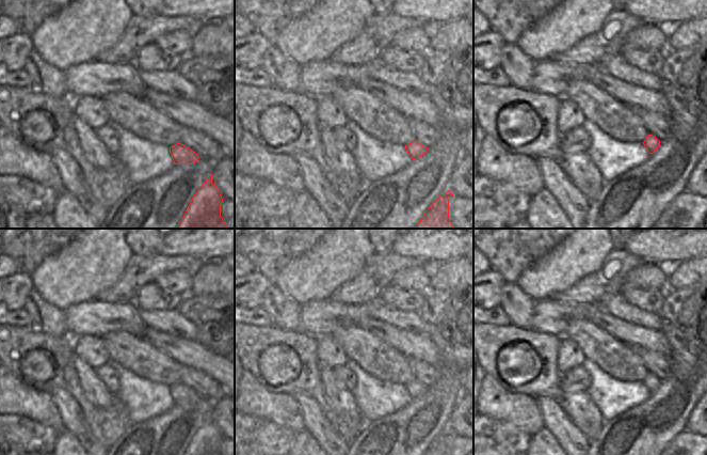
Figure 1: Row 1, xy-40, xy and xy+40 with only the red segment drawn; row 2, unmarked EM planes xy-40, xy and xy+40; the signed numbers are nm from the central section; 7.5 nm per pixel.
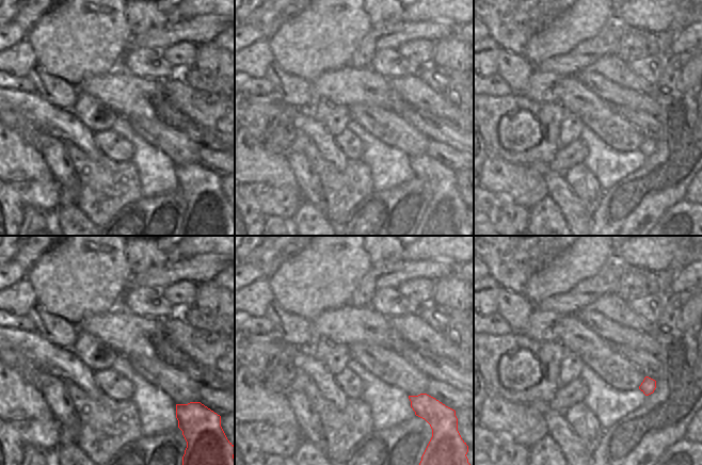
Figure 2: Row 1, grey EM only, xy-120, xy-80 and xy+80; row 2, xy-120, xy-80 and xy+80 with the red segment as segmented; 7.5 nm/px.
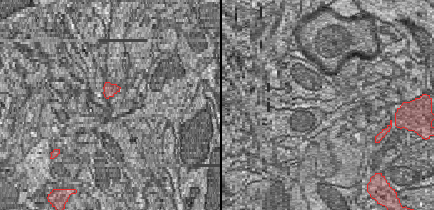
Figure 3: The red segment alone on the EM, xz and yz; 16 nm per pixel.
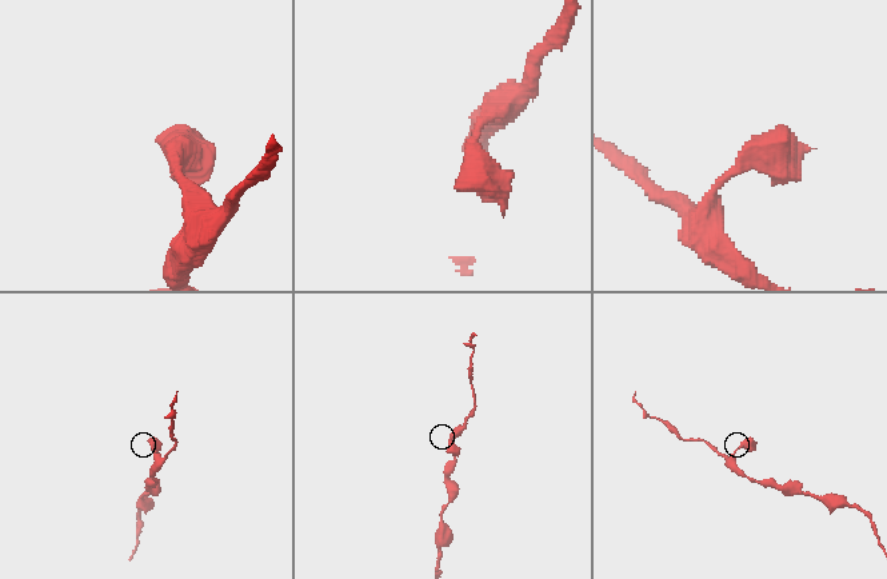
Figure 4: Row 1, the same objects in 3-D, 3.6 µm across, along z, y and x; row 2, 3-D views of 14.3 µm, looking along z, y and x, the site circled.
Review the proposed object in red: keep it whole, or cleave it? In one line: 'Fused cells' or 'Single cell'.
Single cell.

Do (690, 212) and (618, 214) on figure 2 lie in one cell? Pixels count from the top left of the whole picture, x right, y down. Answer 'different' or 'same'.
different

